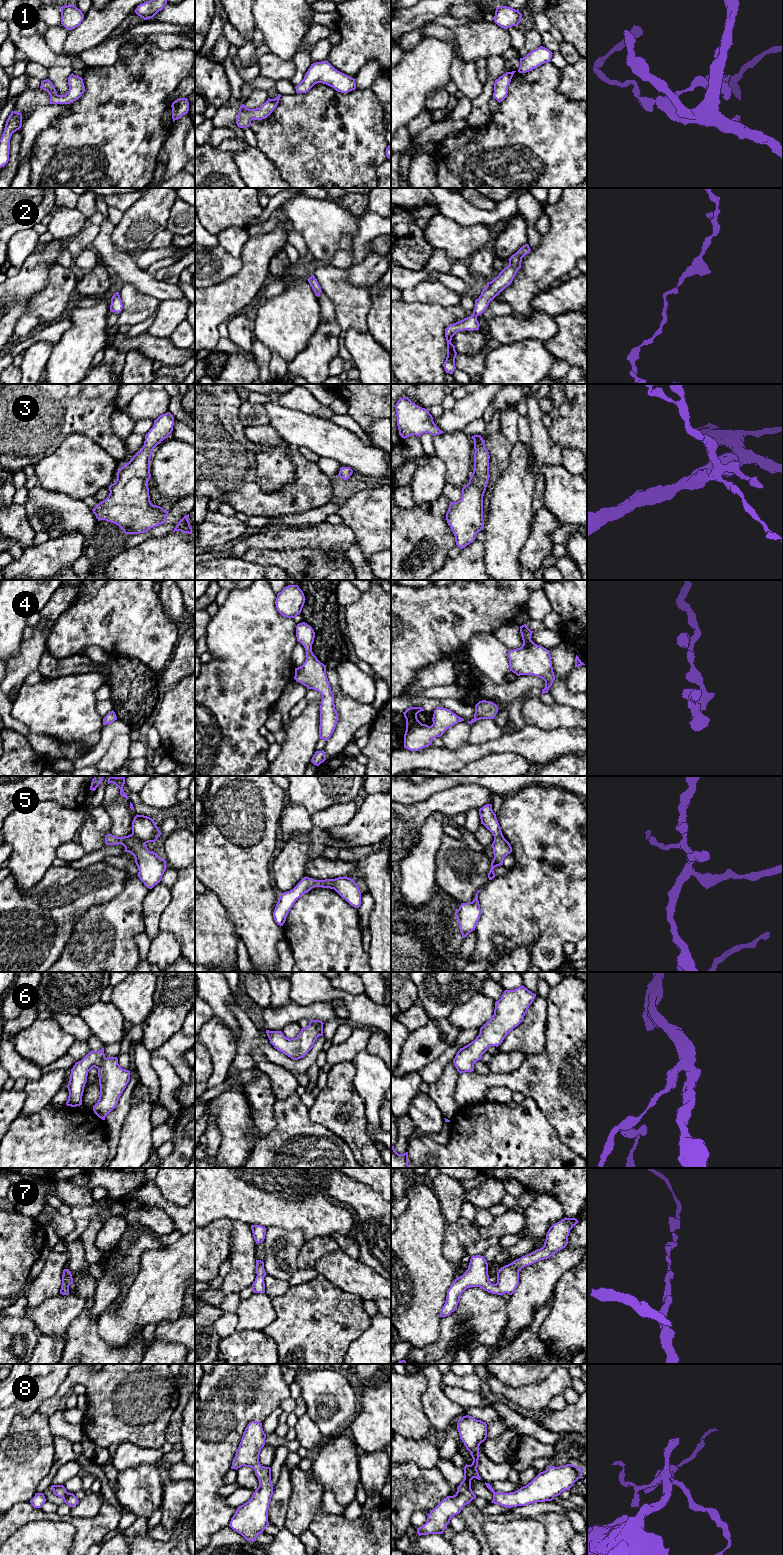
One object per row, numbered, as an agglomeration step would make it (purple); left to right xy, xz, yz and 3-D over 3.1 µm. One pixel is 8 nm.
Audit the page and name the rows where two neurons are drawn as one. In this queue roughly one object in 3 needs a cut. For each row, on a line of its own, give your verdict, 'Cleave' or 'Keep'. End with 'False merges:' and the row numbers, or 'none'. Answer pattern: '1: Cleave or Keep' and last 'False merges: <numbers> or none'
1: Keep
2: Keep
3: Keep
4: Keep
5: Cleave
6: Keep
7: Keep
8: Keep
False merges: 5

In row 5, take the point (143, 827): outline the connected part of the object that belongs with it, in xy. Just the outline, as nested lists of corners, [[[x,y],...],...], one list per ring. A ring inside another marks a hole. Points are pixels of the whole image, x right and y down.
[[[137,814],[132,821],[132,834],[148,843],[155,842],[162,833],[156,826],[154,819]]]

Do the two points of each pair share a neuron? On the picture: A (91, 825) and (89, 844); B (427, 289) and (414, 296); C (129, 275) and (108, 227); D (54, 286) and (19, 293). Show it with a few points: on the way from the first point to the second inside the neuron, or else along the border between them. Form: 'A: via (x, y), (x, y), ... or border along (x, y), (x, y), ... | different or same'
A: via (91, 830), (91, 839) | same
B: via (424, 292), (417, 295) | same
C: via (119, 263), (106, 250), (106, 239) | same
D: border along (52, 266), (47, 284), (30, 299), (27, 305) | different

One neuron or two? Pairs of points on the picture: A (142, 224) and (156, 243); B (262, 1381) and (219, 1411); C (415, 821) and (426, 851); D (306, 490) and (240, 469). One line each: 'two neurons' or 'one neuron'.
A: two neurons
B: one neuron
C: two neurons
D: one neuron

